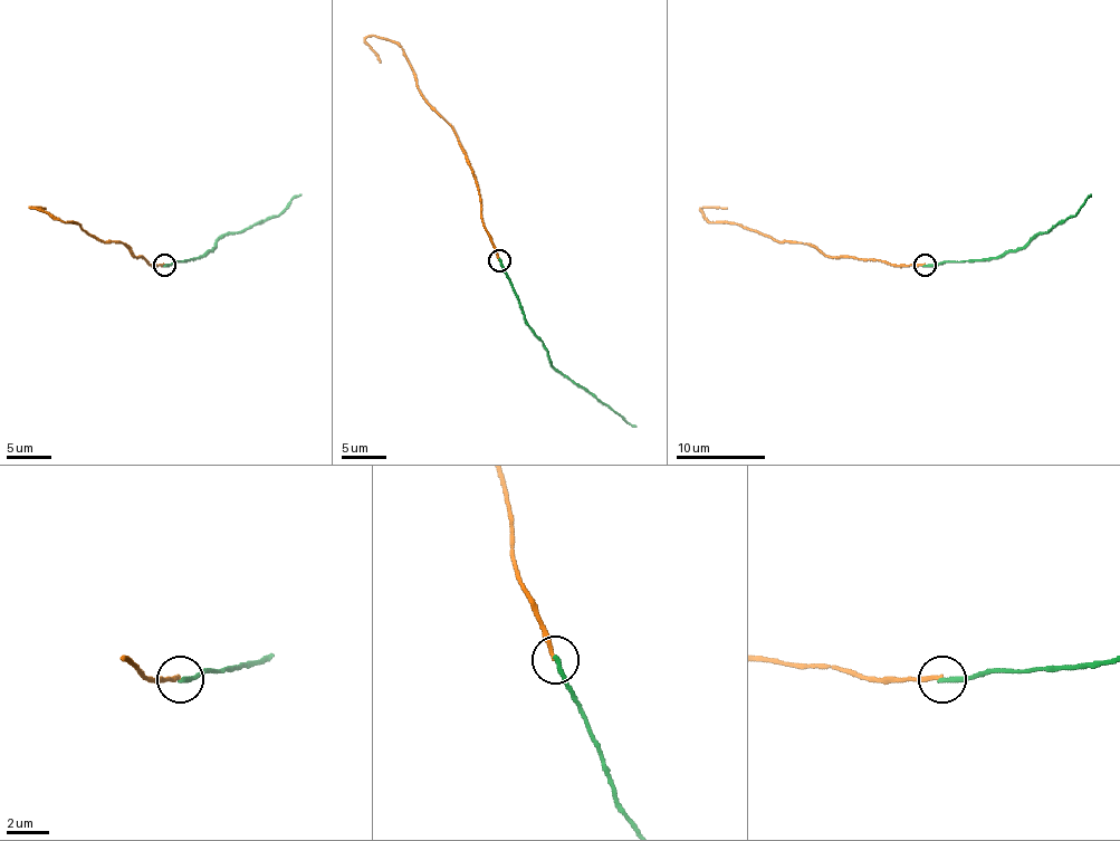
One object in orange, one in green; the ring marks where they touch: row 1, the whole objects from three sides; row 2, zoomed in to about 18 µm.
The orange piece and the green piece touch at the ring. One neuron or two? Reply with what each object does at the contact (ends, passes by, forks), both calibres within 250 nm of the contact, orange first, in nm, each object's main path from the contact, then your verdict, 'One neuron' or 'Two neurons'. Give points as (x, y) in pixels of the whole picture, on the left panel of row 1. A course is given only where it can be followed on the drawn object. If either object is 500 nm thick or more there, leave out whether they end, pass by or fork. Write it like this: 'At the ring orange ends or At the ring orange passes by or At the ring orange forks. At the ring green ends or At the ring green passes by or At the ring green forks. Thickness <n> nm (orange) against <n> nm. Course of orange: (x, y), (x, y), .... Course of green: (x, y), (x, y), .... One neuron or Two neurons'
At the ring orange ends. At the ring green ends. Thickness 200 nm (orange) against 240 nm. Course of orange: (164, 266), (135, 257), (124, 244), (99, 241), (77, 223), (30, 208), (46, 208). Course of green: (164, 266), (201, 257), (223, 235), (235, 235), (275, 217), (302, 194). Two neurons

